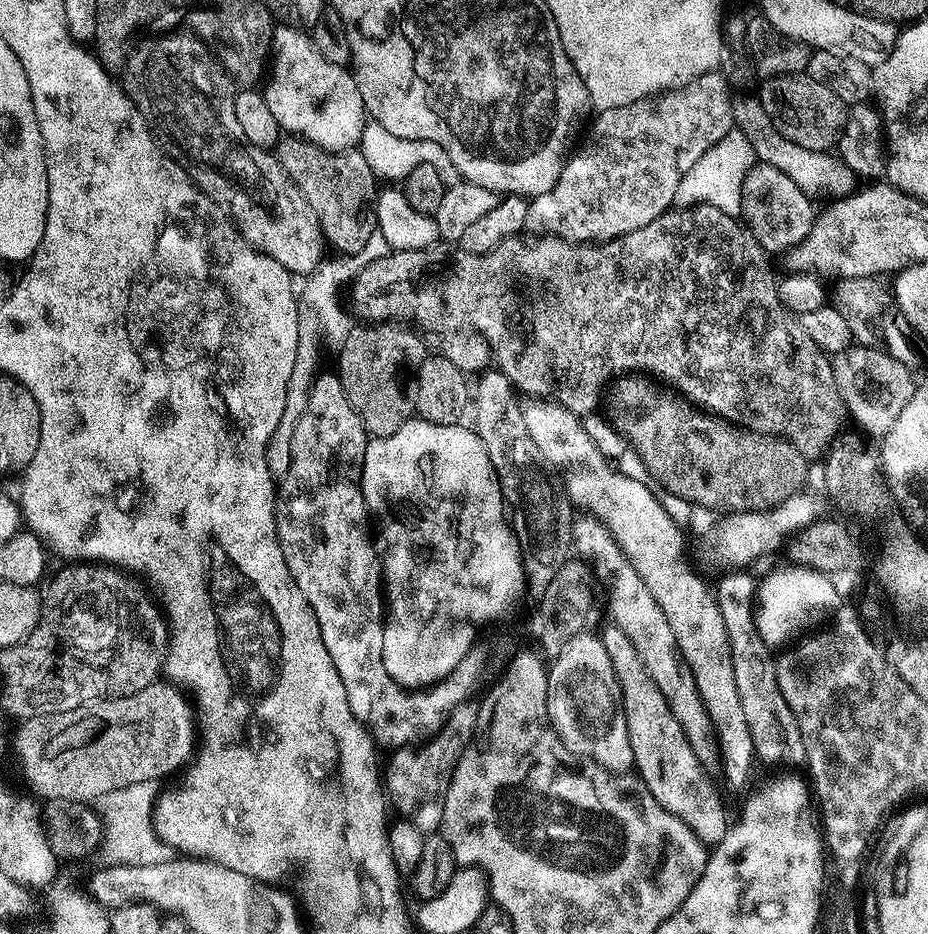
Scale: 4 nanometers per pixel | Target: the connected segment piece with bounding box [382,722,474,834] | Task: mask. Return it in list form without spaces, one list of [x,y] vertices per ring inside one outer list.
[[[456,723],[445,724],[441,732],[437,732],[431,740],[421,743],[419,746],[395,749],[389,755],[392,757],[389,758],[388,764],[386,760],[386,767],[382,772],[382,783],[391,807],[395,811],[397,808],[401,812],[399,815],[405,821],[412,823],[423,834],[440,832],[442,810],[452,775],[474,732],[471,723]]]

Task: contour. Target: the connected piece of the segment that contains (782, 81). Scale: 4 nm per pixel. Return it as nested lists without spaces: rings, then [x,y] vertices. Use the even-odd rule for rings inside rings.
[[[807,74],[790,76],[769,76],[758,92],[758,99],[774,126],[790,142],[806,146],[811,152],[826,152],[837,147],[844,133],[844,123],[848,120],[849,105],[822,82]]]

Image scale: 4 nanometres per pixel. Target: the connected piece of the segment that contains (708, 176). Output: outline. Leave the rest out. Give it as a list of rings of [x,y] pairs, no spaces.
[[[737,130],[728,132],[722,139],[707,148],[702,158],[694,162],[694,166],[690,166],[682,182],[678,182],[678,190],[672,199],[673,205],[676,208],[691,208],[693,204],[709,204],[718,206],[718,210],[726,214],[739,217],[742,182],[753,163],[753,150],[746,134]]]

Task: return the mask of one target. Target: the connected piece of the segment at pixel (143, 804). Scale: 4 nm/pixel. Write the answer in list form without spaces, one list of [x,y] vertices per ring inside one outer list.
[[[155,780],[134,782],[132,786],[122,786],[120,790],[110,790],[110,794],[100,797],[98,815],[102,829],[104,856],[109,865],[158,866],[158,862],[173,859],[174,849],[156,832],[154,805],[158,799],[158,784]]]

